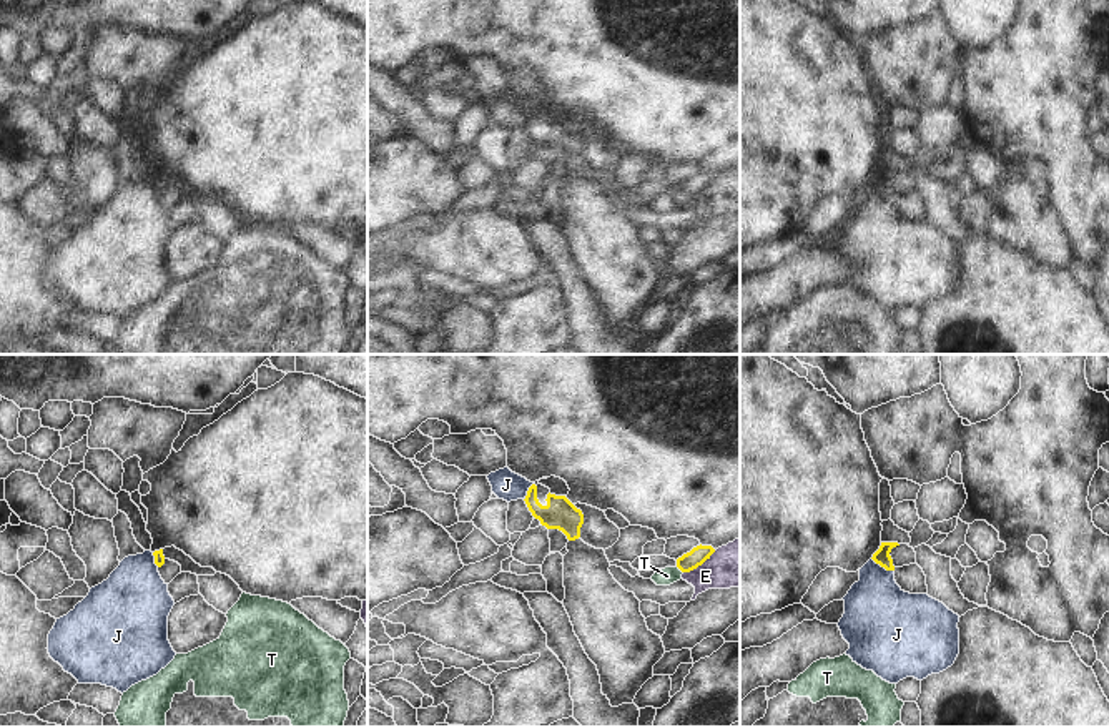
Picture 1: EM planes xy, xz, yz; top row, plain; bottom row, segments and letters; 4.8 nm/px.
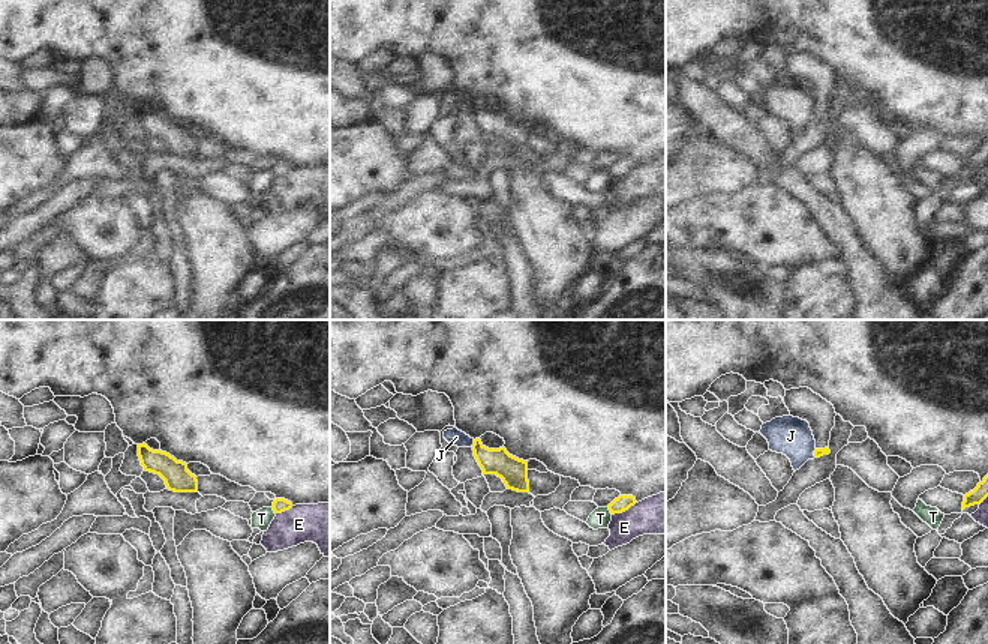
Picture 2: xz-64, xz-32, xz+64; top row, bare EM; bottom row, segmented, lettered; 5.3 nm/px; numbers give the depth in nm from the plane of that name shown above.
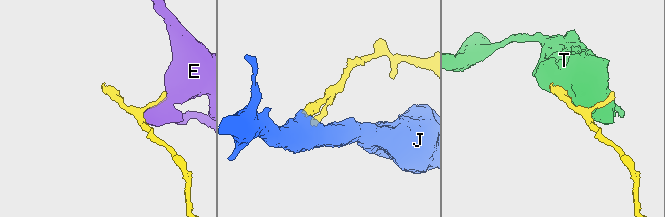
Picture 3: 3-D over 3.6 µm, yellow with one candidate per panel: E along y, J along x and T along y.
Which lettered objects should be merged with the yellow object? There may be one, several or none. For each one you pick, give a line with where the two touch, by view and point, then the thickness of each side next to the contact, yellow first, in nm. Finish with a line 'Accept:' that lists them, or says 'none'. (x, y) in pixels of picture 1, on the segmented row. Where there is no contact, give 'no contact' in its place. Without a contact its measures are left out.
Accept: none

